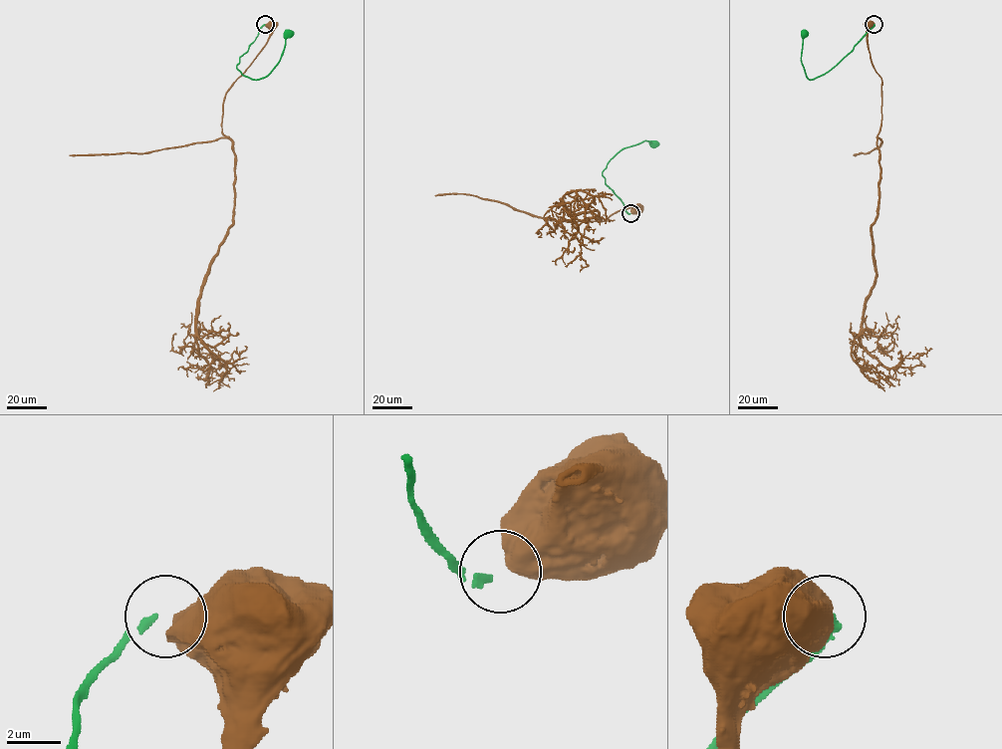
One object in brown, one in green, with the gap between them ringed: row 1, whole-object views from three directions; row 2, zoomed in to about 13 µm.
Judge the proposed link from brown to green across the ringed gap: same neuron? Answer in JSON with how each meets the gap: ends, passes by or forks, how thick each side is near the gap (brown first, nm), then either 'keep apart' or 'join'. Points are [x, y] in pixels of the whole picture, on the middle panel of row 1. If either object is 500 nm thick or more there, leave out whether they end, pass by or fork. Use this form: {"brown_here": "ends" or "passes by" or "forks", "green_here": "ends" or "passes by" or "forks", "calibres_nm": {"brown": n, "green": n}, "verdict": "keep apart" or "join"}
{"calibres_nm": {"brown": 750, "green": 340}, "verdict": "keep apart"}

